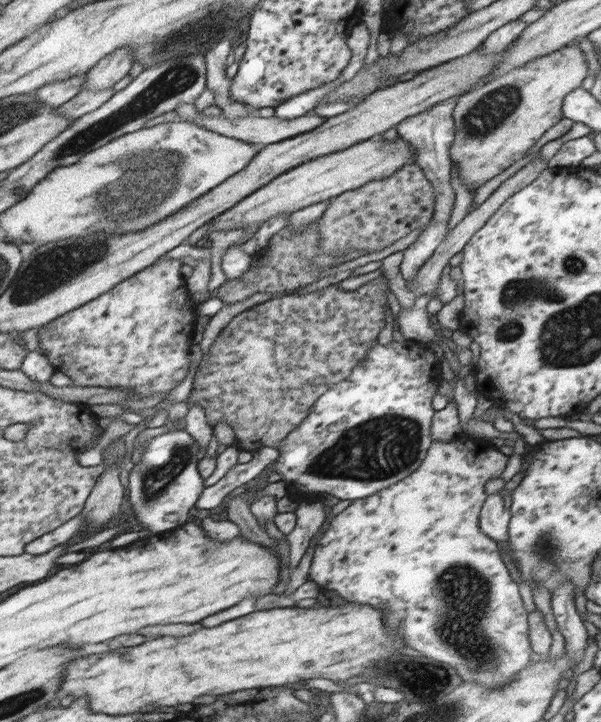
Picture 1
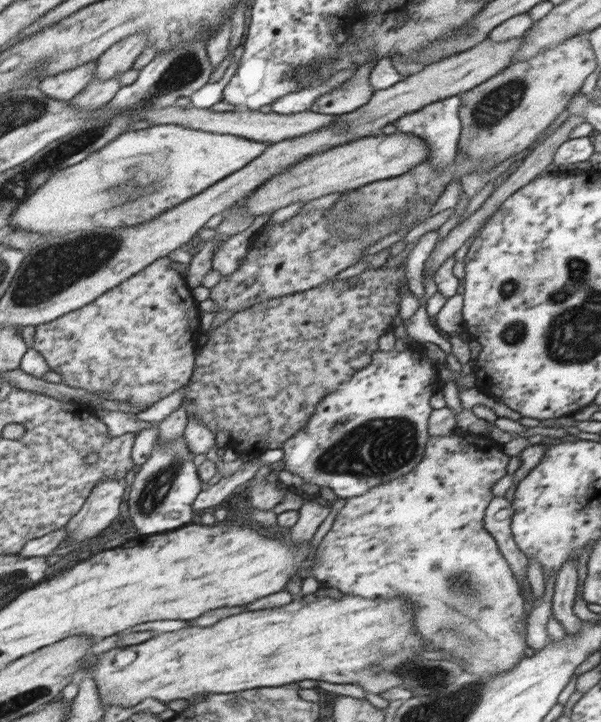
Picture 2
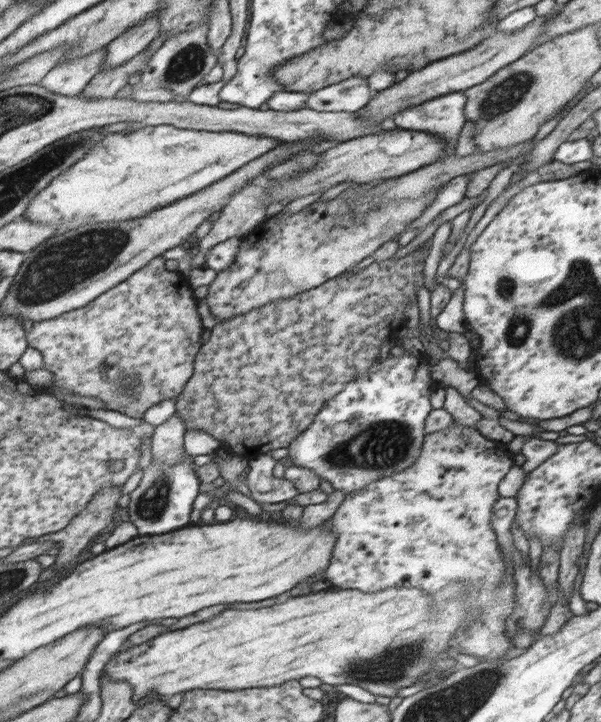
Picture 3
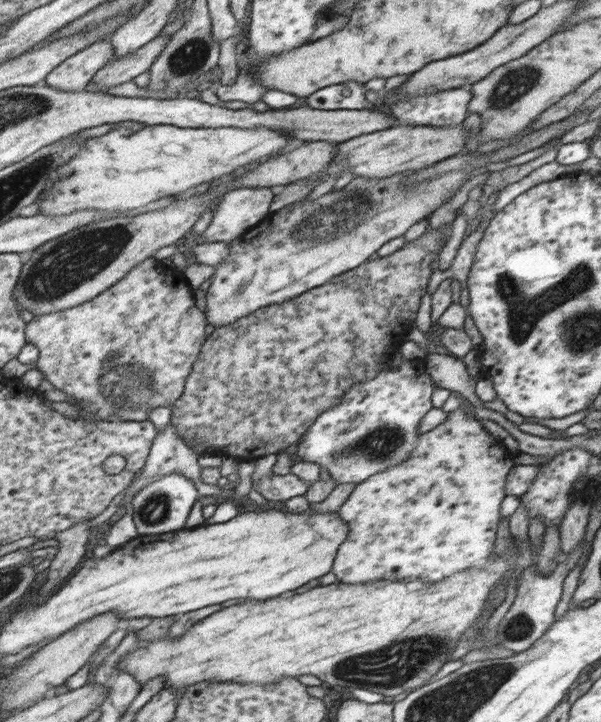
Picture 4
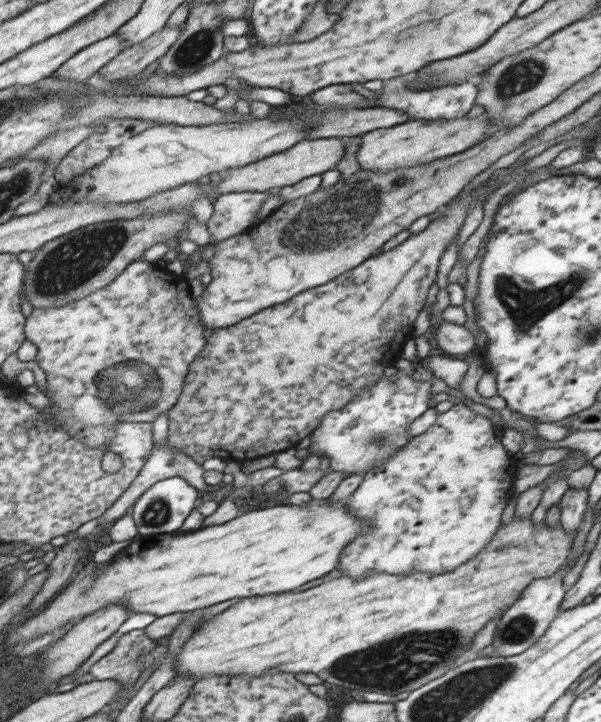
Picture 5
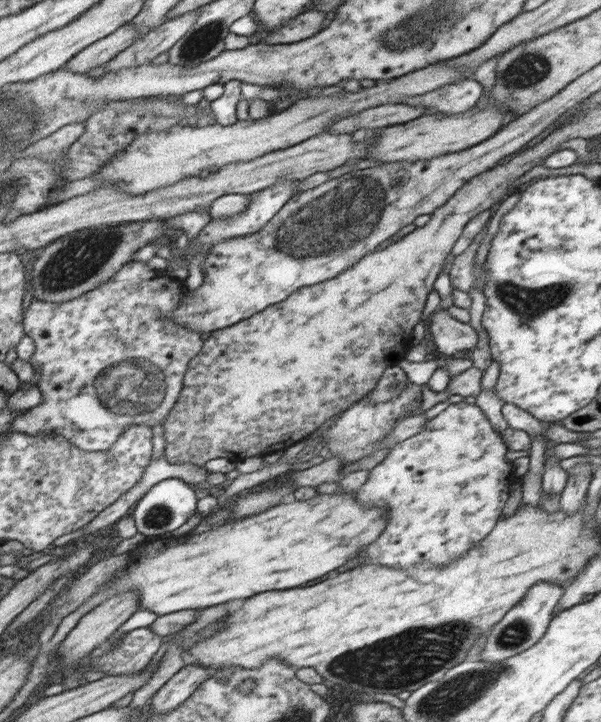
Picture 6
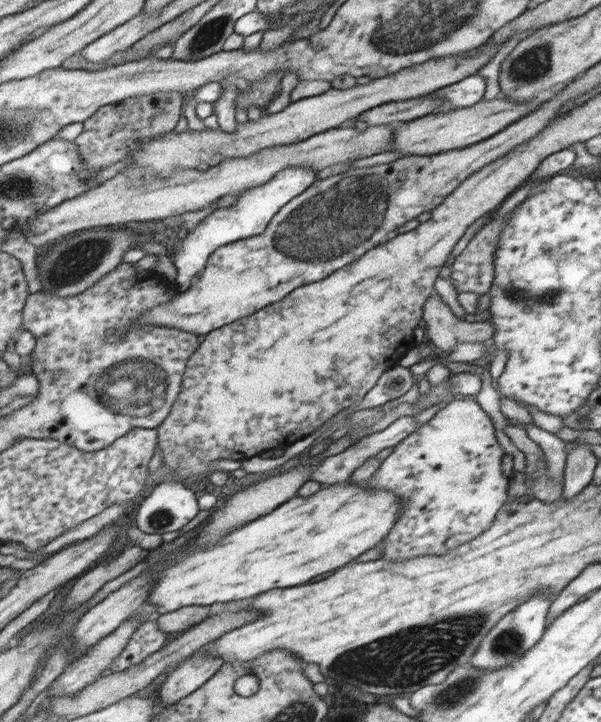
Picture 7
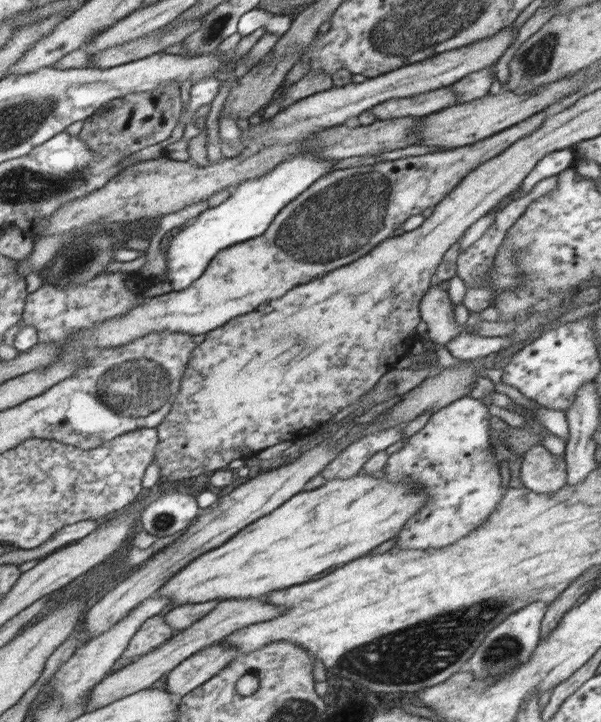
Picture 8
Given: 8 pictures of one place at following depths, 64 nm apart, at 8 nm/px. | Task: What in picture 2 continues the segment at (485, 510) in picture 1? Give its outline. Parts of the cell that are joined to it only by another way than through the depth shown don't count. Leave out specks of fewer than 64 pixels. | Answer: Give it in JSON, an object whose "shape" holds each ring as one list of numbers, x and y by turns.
{"shape":[[497,496,488,503,484,528,494,537,500,552,508,561,509,567,517,579,527,580,528,558,513,539,511,520,514,516,513,504,506,496]]}

